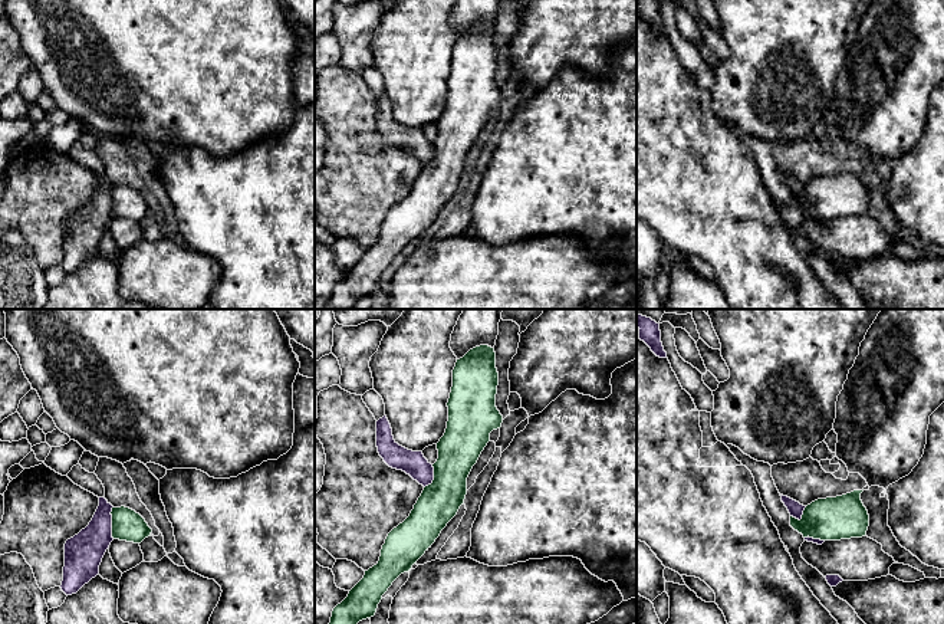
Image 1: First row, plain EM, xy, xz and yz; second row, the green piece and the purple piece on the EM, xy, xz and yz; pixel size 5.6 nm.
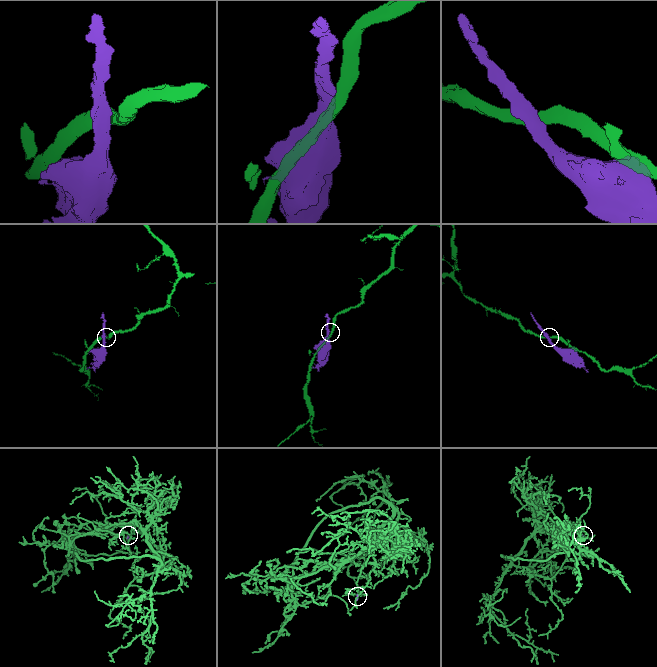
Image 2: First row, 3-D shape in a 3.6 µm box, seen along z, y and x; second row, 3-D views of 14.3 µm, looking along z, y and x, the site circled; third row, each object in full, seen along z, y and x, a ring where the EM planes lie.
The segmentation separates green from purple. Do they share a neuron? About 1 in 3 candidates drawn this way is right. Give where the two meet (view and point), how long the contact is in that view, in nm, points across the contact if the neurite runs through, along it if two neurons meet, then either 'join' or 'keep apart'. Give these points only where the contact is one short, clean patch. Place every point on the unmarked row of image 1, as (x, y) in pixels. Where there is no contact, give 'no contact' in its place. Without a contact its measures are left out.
meets green in xy at (112, 200); contact 180 nm long; border along xy (112, 184), (111, 213), (114, 216); keep apart

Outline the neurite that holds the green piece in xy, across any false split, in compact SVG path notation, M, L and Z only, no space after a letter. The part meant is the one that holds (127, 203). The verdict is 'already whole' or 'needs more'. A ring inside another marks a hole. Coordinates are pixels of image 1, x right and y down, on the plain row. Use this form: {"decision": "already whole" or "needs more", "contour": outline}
{"decision": "already whole", "contour": "M121 184L112 185L112 216L134 221L141 221L151 214L152 207L135 188Z"}

